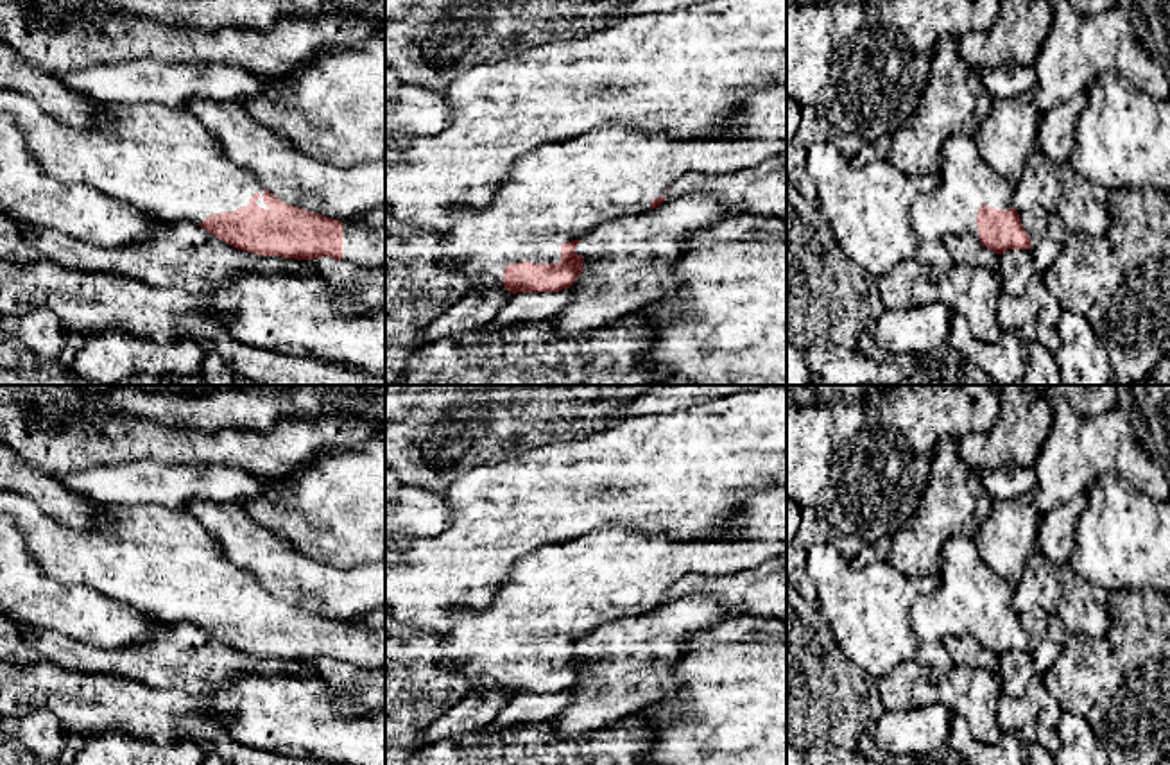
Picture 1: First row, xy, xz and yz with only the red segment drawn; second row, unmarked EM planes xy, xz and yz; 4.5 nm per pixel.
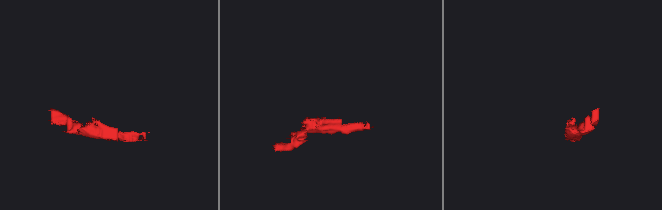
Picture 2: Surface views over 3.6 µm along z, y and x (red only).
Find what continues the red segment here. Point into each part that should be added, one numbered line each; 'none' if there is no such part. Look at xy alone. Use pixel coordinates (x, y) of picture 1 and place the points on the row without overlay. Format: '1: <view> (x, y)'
1: xy (162, 561)

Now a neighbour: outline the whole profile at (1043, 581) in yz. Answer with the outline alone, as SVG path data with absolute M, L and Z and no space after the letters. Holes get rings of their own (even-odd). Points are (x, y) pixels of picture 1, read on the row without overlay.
M1032 554L1023 577L1014 586L1012 609L1045 609L1057 616L1068 632L1100 638L1109 629L1109 591L1079 577L1068 564L1055 564Z

